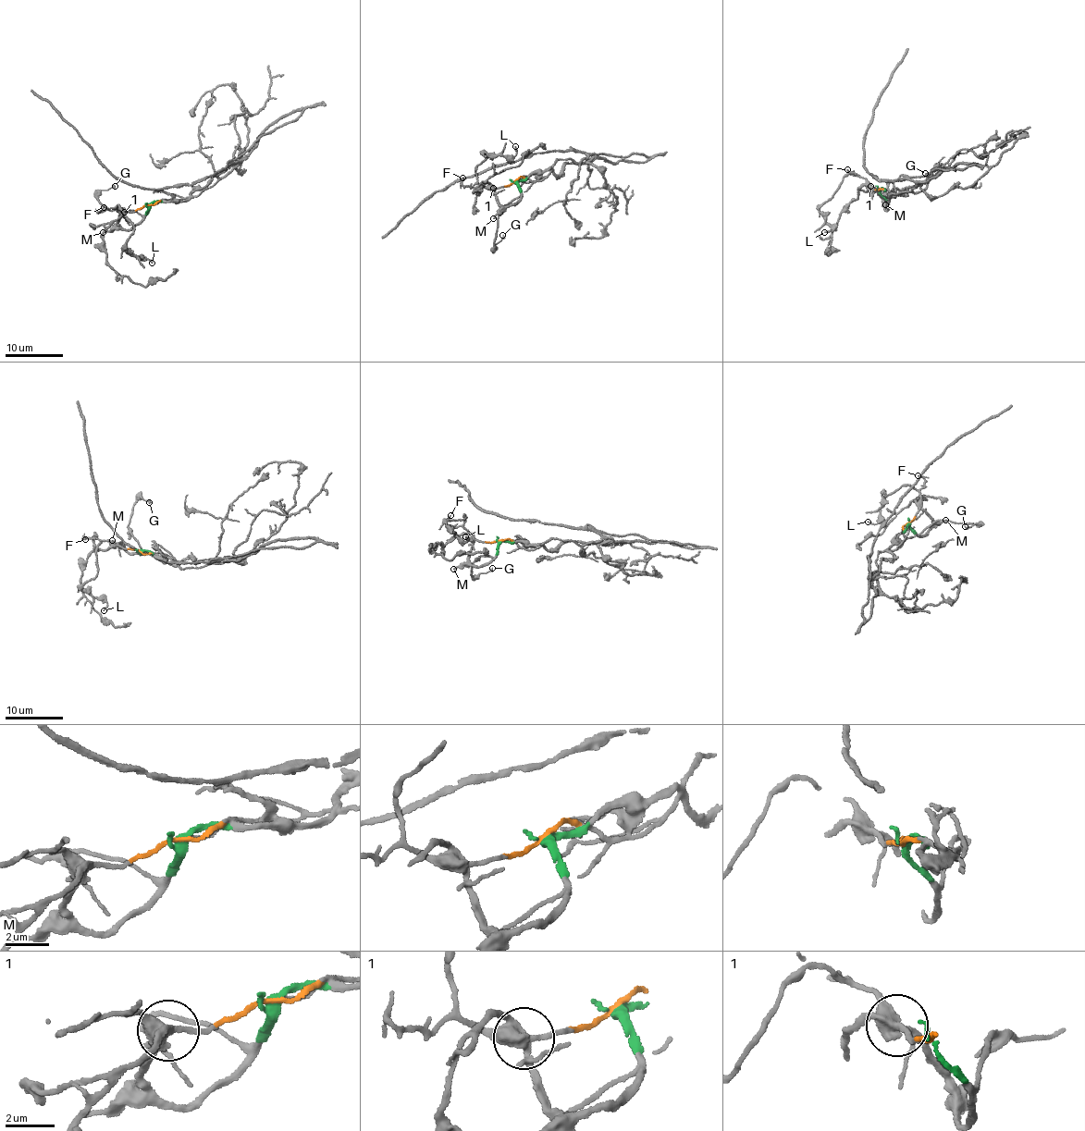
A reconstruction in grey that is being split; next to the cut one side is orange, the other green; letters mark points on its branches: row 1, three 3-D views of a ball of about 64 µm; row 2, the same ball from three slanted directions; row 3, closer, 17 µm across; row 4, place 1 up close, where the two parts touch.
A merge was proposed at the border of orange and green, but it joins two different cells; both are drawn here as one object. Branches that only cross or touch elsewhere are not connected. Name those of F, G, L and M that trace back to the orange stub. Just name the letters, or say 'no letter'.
F, L

